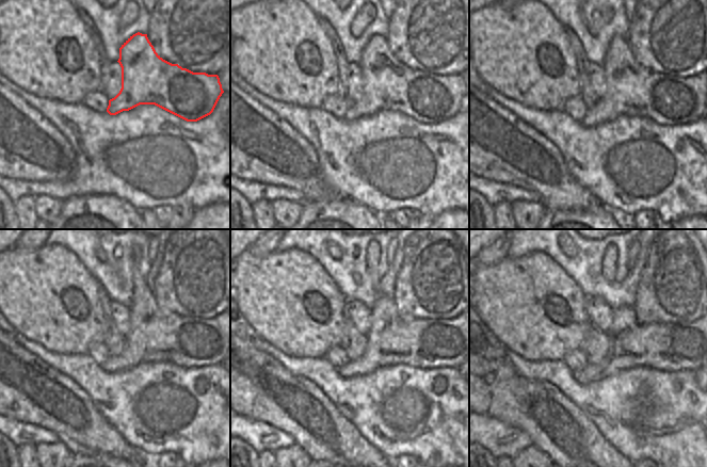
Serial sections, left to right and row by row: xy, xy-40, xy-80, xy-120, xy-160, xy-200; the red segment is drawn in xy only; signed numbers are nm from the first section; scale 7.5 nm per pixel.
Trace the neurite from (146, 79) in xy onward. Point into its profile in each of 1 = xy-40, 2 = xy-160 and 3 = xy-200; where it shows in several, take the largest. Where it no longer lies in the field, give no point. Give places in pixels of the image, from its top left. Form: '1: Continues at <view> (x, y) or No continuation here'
1: Continues at xy-40 (387, 84)
2: Continues at xy-160 (392, 339)
3: Continues at xy-200 (664, 347).

